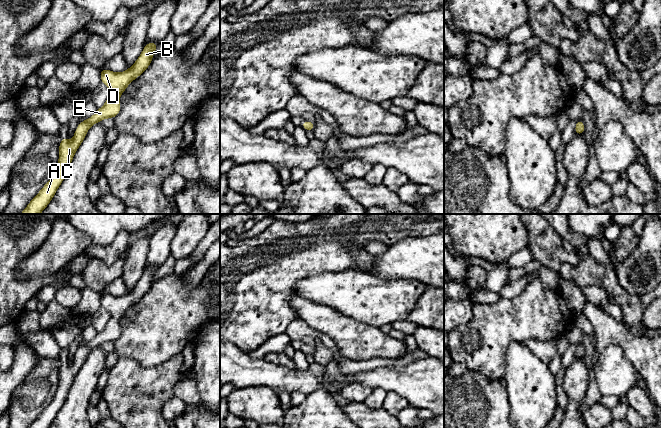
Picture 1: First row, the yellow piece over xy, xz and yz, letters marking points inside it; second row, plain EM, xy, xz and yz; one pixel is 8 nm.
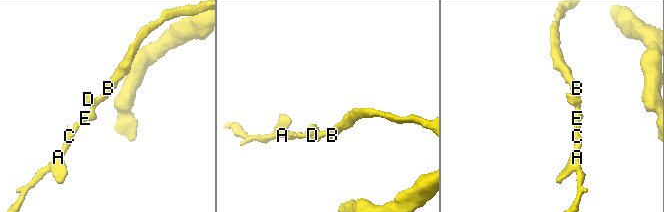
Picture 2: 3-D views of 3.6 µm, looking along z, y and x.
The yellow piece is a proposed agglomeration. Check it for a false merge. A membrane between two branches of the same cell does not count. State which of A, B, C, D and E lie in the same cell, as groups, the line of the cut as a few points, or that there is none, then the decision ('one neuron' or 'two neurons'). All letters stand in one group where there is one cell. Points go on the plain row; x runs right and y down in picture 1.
groups A B C D E; cut none; one neuron

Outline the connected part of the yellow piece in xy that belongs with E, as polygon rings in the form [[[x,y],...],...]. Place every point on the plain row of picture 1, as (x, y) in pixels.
[[[156,266],[145,267],[144,273],[136,286],[126,295],[115,297],[104,291],[100,292],[101,307],[105,308],[111,315],[109,322],[93,340],[79,347],[72,365],[69,365],[65,360],[61,363],[59,369],[59,384],[53,400],[29,428],[50,427],[57,413],[63,406],[74,378],[85,363],[89,352],[103,343],[113,343],[119,338],[121,334],[120,319],[134,303],[139,301],[149,291],[158,268],[159,267]]]

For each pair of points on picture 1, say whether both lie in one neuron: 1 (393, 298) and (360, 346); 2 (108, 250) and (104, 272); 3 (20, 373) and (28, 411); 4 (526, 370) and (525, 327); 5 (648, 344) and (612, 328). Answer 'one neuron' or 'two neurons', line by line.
1: two neurons
2: two neurons
3: two neurons
4: two neurons
5: one neuron

